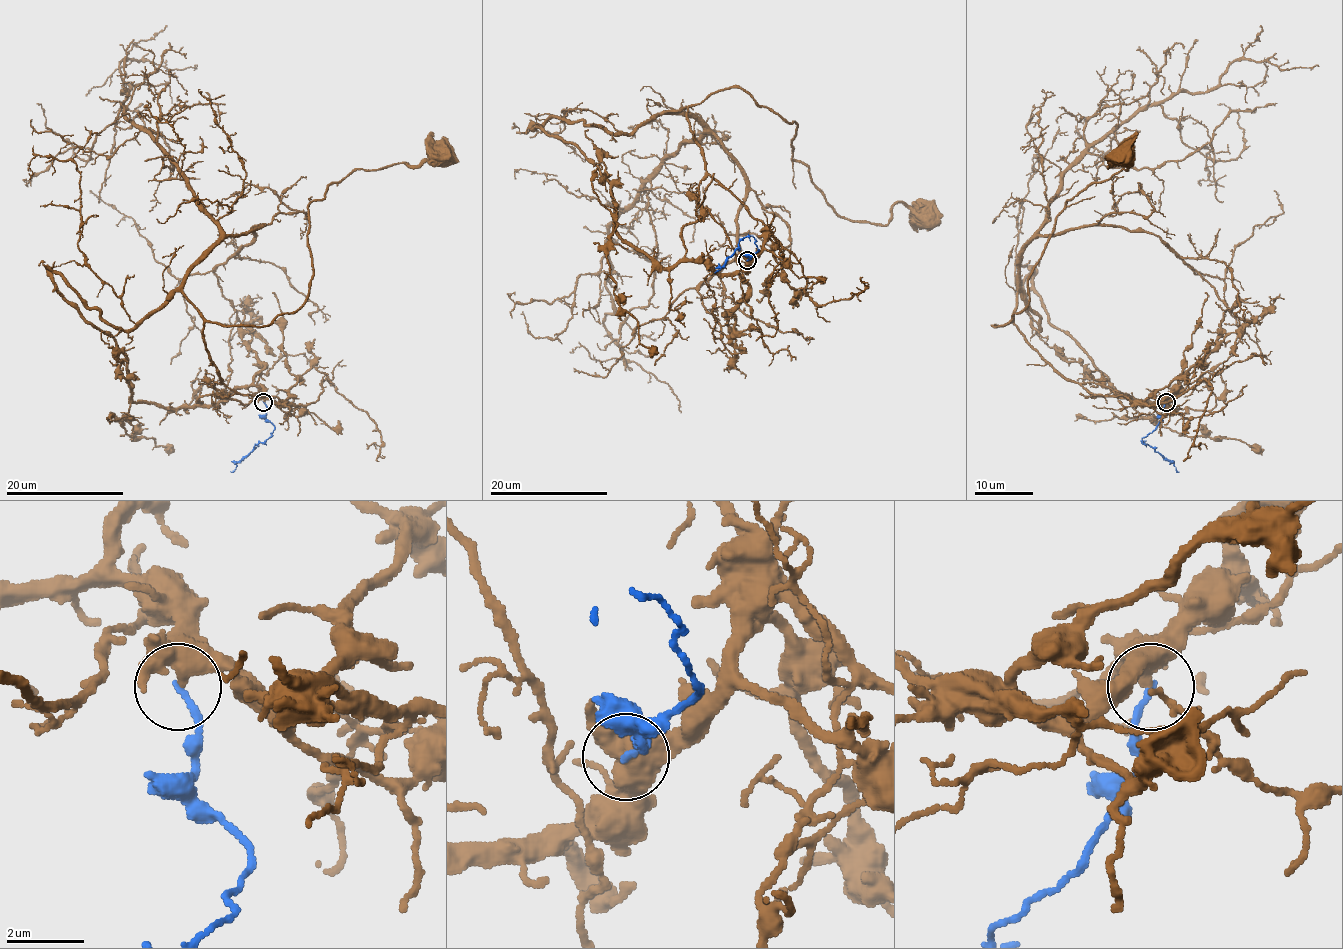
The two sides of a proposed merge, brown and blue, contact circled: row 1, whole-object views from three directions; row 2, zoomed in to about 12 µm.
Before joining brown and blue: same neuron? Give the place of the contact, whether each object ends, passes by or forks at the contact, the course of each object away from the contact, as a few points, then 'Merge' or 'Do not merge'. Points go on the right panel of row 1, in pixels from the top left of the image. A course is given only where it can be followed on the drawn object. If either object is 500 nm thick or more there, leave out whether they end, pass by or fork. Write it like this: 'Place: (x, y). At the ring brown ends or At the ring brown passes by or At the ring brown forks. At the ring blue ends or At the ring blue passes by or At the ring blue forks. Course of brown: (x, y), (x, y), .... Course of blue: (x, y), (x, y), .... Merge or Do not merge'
Place: (1166, 402). Course of brown: (1166, 401), (1091, 394), (1016, 325), (994, 326), (1028, 304), (1064, 204), (1126, 169), (1108, 165), (1124, 153). Course of blue: (1166, 401), (1161, 419), (1142, 442), (1170, 460), (1179, 472). Do not merge

